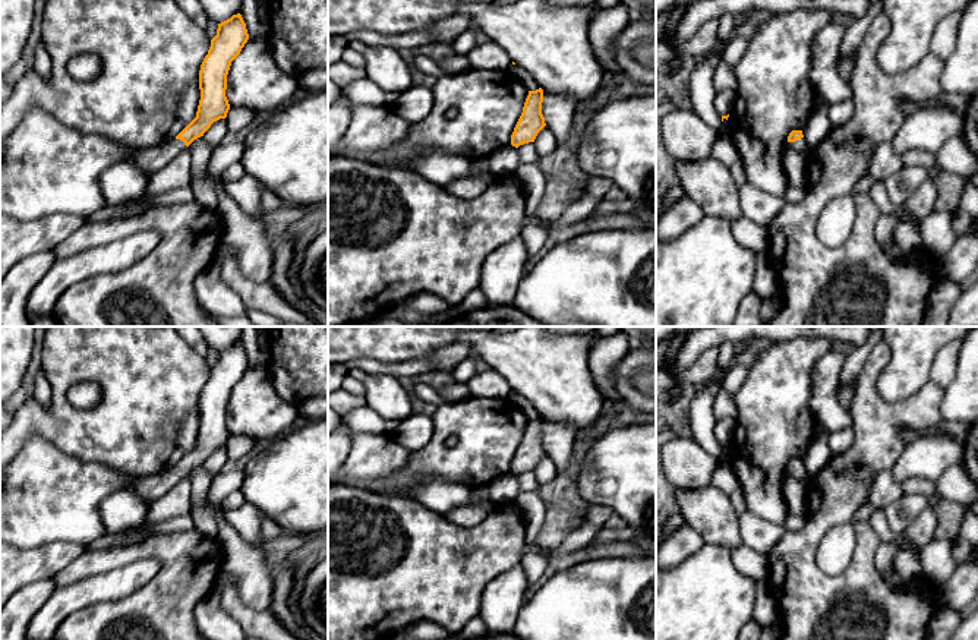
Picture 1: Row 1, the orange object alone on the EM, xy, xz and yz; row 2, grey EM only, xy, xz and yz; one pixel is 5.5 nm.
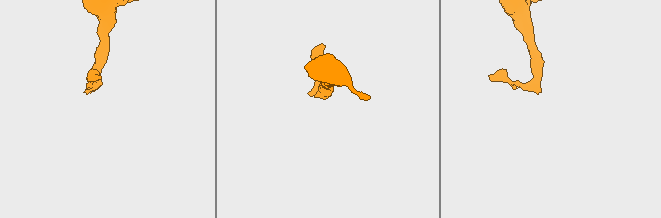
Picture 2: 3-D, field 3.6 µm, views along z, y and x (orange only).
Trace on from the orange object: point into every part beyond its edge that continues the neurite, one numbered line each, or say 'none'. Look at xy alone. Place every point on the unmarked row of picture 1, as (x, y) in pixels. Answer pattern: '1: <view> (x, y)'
1: xy (151, 488)

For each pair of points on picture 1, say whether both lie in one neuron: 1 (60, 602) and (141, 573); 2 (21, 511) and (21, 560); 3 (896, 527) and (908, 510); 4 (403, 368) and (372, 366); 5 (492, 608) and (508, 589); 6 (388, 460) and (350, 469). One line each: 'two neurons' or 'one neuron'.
1: one neuron
2: two neurons
3: one neuron
4: one neuron
5: one neuron
6: one neuron

